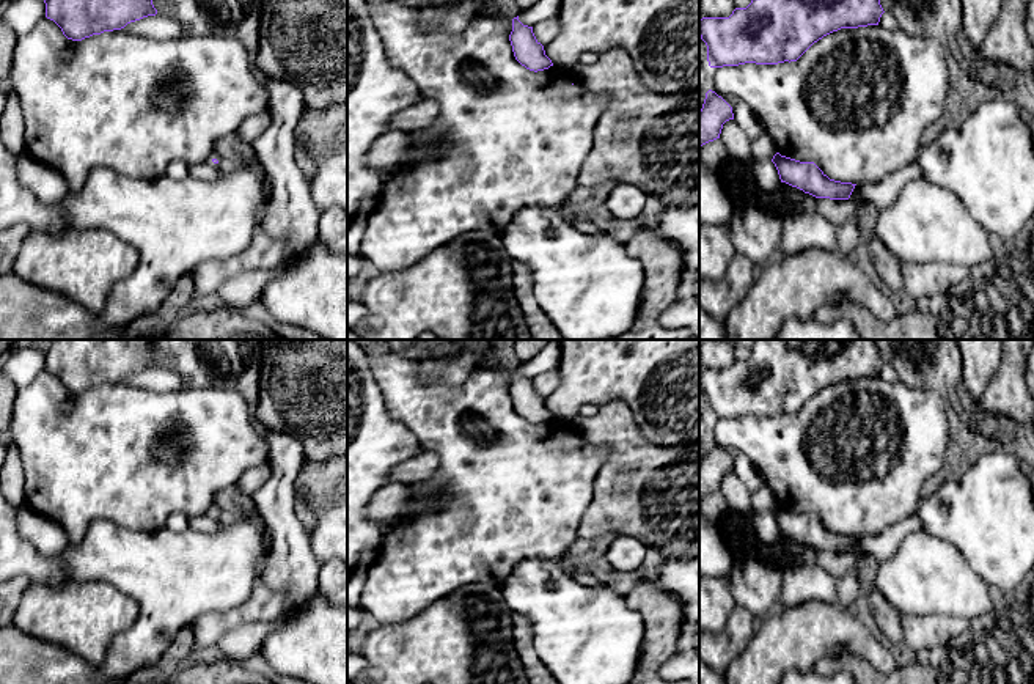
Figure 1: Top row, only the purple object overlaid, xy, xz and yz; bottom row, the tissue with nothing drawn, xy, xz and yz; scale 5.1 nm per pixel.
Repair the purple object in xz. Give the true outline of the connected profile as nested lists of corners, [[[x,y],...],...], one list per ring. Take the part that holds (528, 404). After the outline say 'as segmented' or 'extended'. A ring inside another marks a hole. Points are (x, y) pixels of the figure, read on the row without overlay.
[[[519,368],[512,371],[512,384],[509,387],[515,412],[530,423],[544,423],[553,418],[545,407],[544,398],[536,392],[533,379],[523,377]]]; as segmented

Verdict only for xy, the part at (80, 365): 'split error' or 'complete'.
complete

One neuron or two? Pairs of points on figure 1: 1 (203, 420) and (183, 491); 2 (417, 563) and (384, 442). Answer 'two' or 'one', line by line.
1: one
2: two

